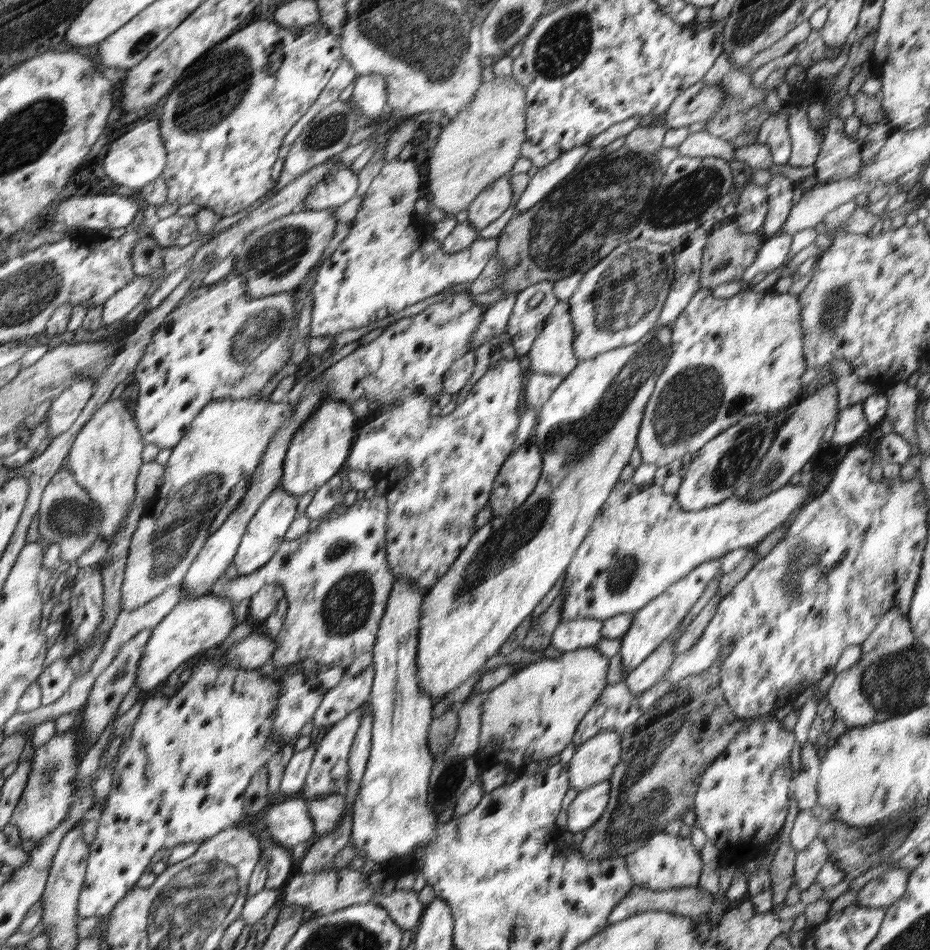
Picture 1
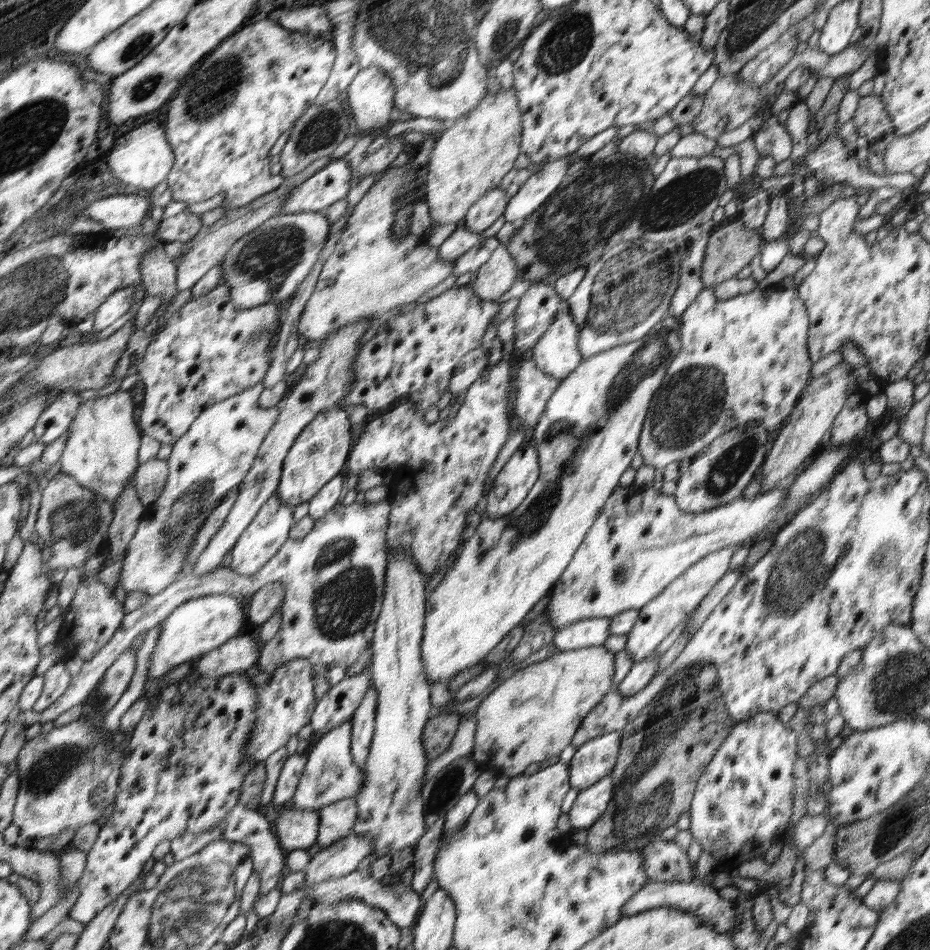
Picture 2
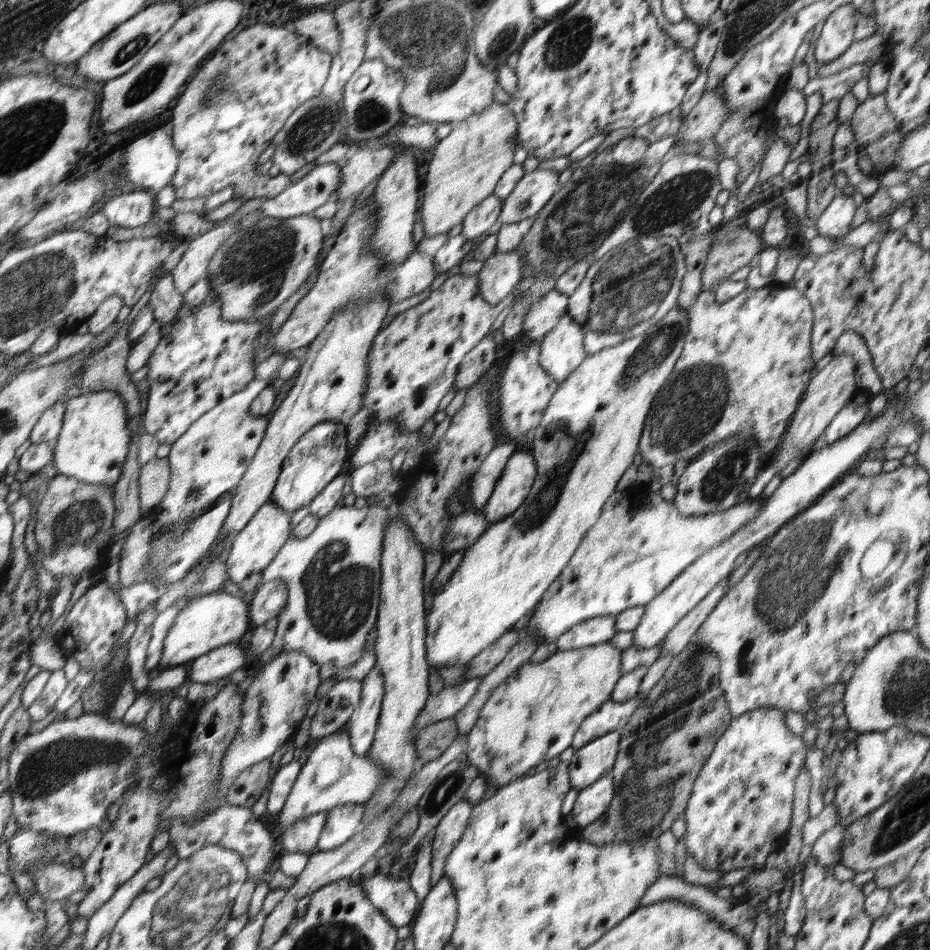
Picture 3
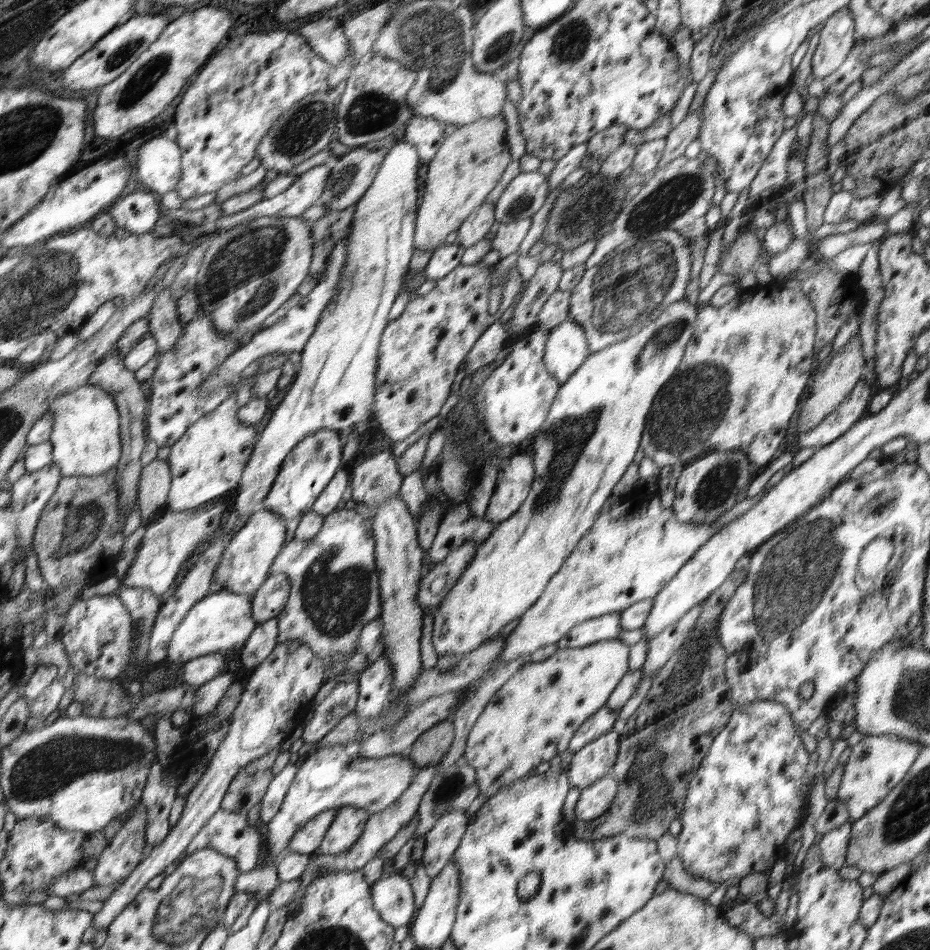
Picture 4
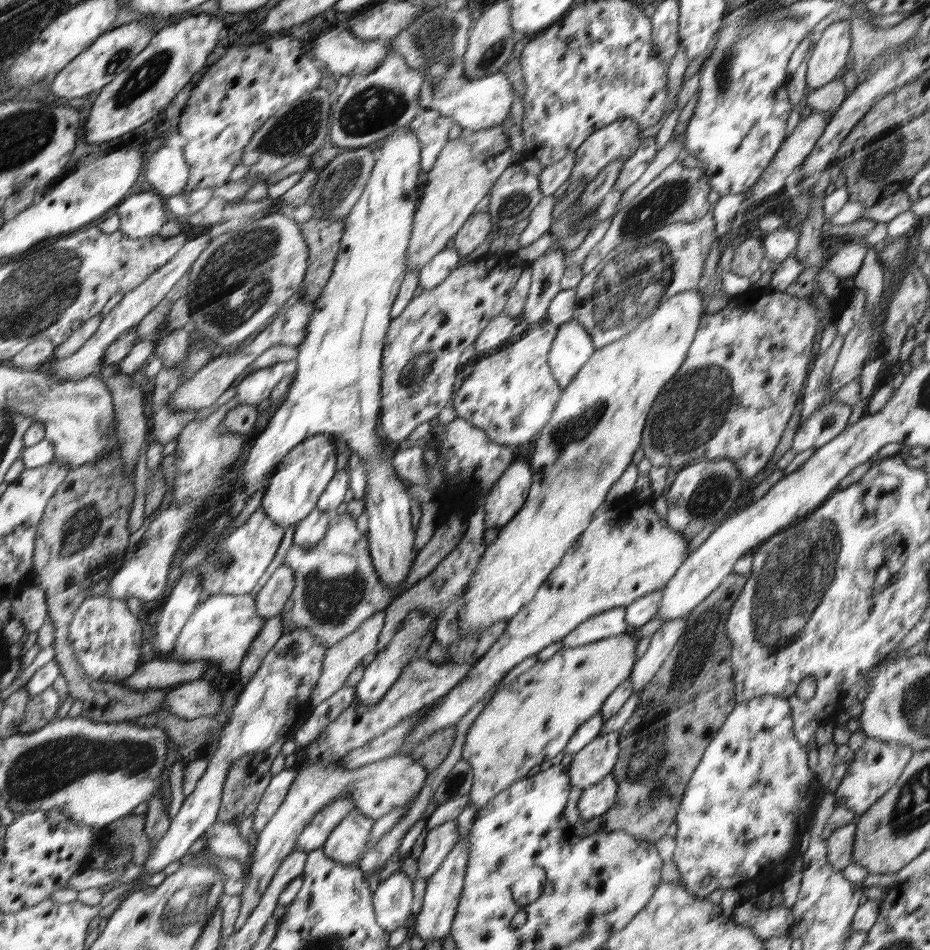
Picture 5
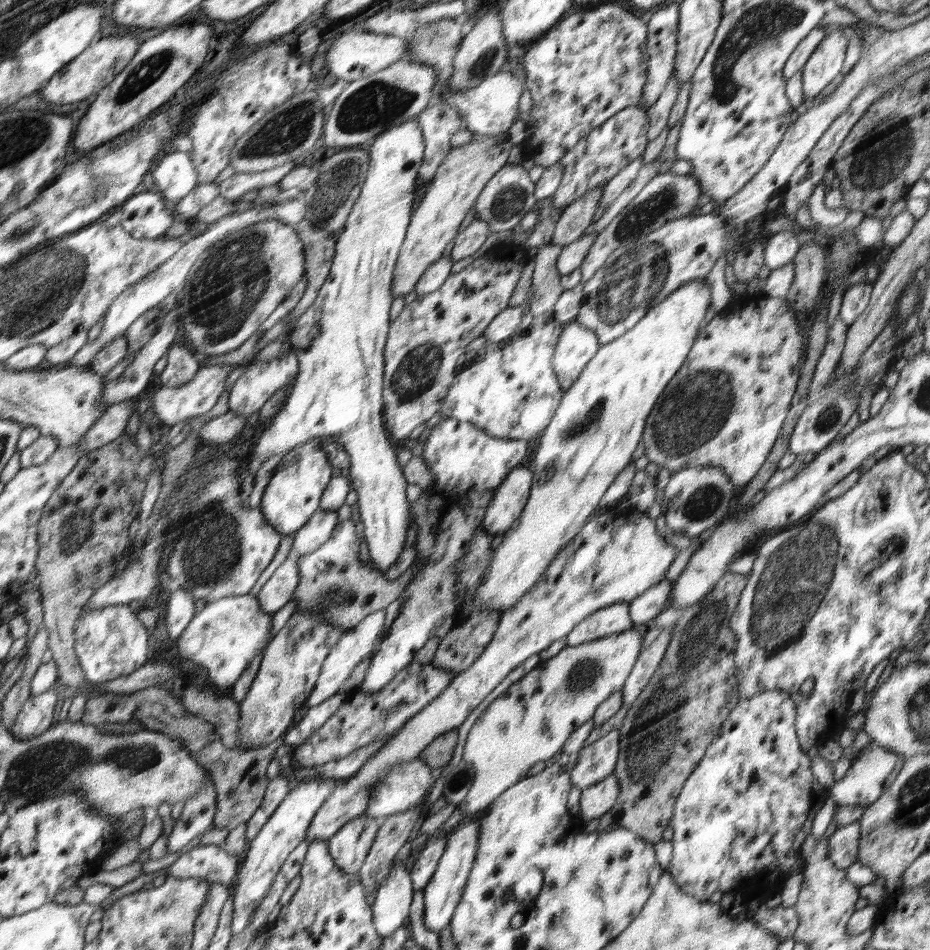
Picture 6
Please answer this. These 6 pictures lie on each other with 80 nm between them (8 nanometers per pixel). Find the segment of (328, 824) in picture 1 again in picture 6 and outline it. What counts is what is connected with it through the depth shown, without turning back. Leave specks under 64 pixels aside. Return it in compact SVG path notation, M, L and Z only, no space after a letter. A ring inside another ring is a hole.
M359 816L327 841L330 852L334 852L333 860L338 860L338 868L346 868L348 873L359 872L374 843L378 827L384 821L385 817Z

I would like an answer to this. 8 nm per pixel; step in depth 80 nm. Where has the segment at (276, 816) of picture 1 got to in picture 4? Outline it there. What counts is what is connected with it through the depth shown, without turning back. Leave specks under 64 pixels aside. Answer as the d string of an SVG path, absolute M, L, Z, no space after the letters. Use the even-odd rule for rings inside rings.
M331 808L328 811L321 812L314 819L309 820L304 827L290 841L288 852L302 853L310 856L321 847L322 840L328 834L334 819L337 818L337 809Z

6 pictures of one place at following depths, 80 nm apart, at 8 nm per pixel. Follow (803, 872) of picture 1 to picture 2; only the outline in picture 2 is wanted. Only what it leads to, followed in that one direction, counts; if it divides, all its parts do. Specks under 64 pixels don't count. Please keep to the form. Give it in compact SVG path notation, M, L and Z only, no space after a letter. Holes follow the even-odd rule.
M830 822L822 836L808 846L804 852L800 852L806 860L805 871L807 874L813 870L824 869L834 862L834 837L836 837L837 829L838 826Z

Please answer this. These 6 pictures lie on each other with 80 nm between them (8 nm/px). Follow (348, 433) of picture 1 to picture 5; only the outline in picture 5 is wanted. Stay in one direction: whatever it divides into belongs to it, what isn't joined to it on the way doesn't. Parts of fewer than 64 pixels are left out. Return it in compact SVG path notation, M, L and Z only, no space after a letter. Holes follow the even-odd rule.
M324 433L310 436L297 444L280 463L277 464L273 478L269 480L261 508L266 516L285 529L304 520L314 510L324 494L325 488L336 474L336 445L334 434Z

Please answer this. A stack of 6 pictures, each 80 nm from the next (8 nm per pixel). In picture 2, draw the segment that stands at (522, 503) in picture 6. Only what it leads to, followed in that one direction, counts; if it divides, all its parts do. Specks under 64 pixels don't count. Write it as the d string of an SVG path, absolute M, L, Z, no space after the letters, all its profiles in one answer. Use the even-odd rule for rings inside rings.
M535 446L517 450L502 467L485 496L488 519L503 518L517 510L540 476L539 453Z

